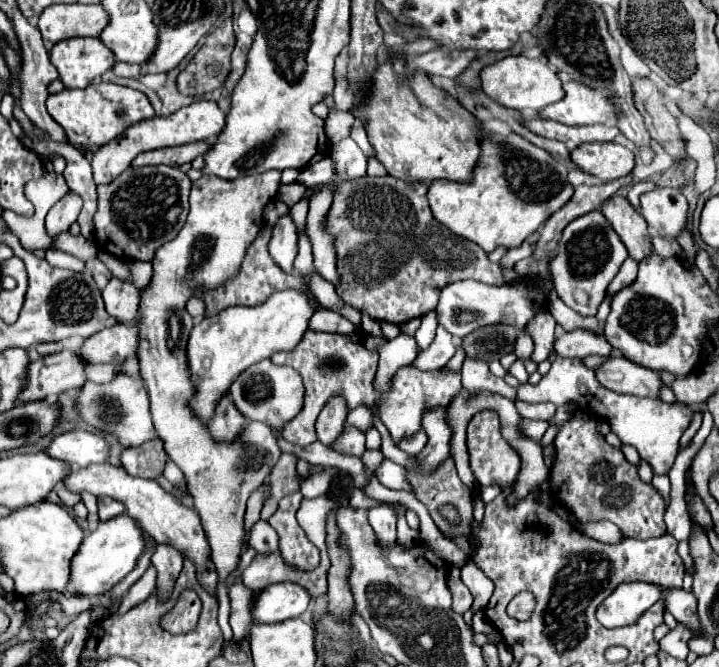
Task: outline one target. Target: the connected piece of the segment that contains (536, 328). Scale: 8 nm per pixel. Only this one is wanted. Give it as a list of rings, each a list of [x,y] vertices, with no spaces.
[[[545,311],[538,314],[527,327],[527,333],[531,335],[534,341],[534,351],[531,358],[537,360],[537,362],[541,362],[549,356],[553,349],[556,333],[556,321],[550,312]]]

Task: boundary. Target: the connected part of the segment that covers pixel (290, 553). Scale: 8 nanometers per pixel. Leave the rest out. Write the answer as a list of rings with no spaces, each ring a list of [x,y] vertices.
[[[293,492],[281,500],[277,512],[269,518],[269,524],[279,534],[279,548],[283,558],[299,570],[315,570],[319,566],[317,546],[305,536],[305,530],[297,524],[295,512],[301,504],[301,492]]]

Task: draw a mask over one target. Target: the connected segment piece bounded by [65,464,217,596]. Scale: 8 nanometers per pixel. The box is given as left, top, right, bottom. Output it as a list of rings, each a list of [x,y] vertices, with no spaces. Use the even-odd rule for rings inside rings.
[[[91,464],[87,468],[73,468],[67,474],[65,484],[73,492],[87,490],[95,496],[109,496],[109,498],[123,502],[125,508],[129,510],[129,516],[133,516],[141,524],[141,528],[151,538],[157,540],[157,544],[173,546],[183,554],[183,558],[193,560],[193,564],[197,564],[197,580],[201,580],[201,584],[205,584],[205,588],[209,588],[209,592],[213,592],[213,596],[217,596],[217,572],[213,568],[211,548],[209,548],[209,542],[205,538],[201,520],[199,520],[195,508],[185,506],[173,494],[165,492],[155,480],[133,478],[125,472],[125,468],[113,466],[113,464]]]

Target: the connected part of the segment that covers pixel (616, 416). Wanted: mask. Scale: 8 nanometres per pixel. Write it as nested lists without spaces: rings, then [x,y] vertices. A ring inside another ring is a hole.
[[[557,356],[551,364],[551,370],[541,378],[539,384],[521,384],[517,386],[517,400],[525,402],[553,402],[563,406],[565,402],[573,402],[575,408],[605,420],[611,430],[621,438],[623,444],[631,444],[643,460],[653,466],[655,474],[667,474],[675,462],[679,452],[679,438],[689,428],[693,420],[693,408],[681,402],[667,404],[657,398],[639,398],[639,396],[623,396],[605,386],[601,386],[595,378],[595,372],[585,368],[577,358],[561,358]]]

